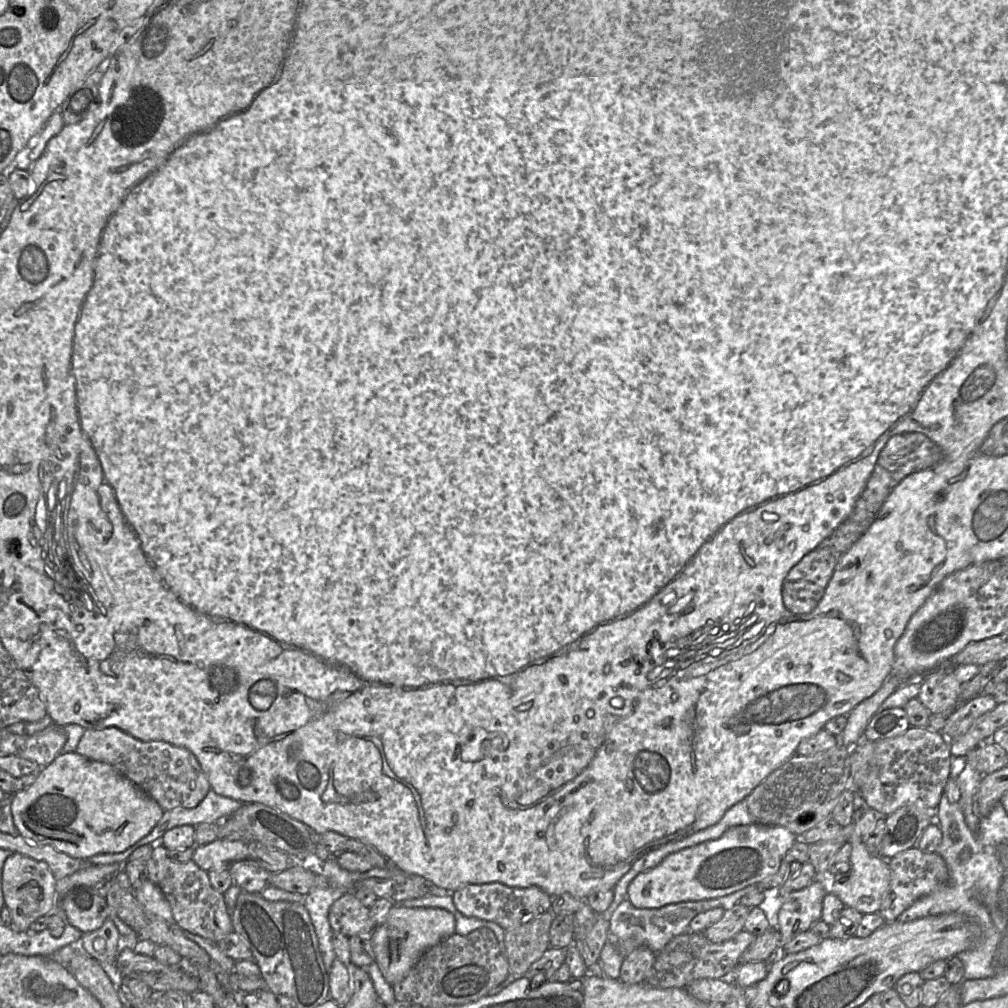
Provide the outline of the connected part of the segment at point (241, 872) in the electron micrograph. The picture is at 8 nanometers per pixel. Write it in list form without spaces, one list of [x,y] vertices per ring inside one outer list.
[[[250,858],[231,864],[229,872],[234,885],[243,891],[257,894],[270,884],[272,876],[269,871]]]

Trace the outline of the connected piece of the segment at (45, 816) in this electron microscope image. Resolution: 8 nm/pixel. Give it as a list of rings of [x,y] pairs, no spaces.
[[[76,751],[59,754],[37,772],[35,782],[12,795],[11,812],[19,835],[37,844],[50,845],[73,858],[120,853],[141,840],[156,826],[164,810],[146,792],[108,763],[89,760]]]

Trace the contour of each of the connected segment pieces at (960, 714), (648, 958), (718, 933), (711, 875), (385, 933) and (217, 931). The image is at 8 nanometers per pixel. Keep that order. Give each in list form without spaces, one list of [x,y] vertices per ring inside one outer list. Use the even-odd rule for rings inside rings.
[[[980,694],[959,705],[948,716],[942,729],[942,734],[948,739],[956,739],[965,734],[980,716],[993,710],[997,705],[997,698],[993,695]]]
[[[639,946],[632,950],[623,959],[618,979],[627,985],[645,983],[656,954],[646,946]]]
[[[740,903],[725,910],[723,916],[714,924],[707,927],[703,934],[713,943],[722,943],[743,930],[744,923],[751,908]]]
[[[733,826],[721,837],[673,853],[656,867],[638,874],[630,882],[626,898],[642,909],[731,894],[774,875],[796,840],[797,835],[782,826]]]
[[[394,905],[385,921],[372,933],[375,962],[386,981],[391,985],[402,981],[429,948],[455,934],[455,926],[455,917],[447,910]]]
[[[161,843],[154,845],[152,855],[146,862],[147,879],[160,888],[171,906],[173,921],[183,931],[216,944],[233,932],[231,914],[223,894],[212,887],[208,872],[199,868],[194,861],[173,862],[167,851]]]

